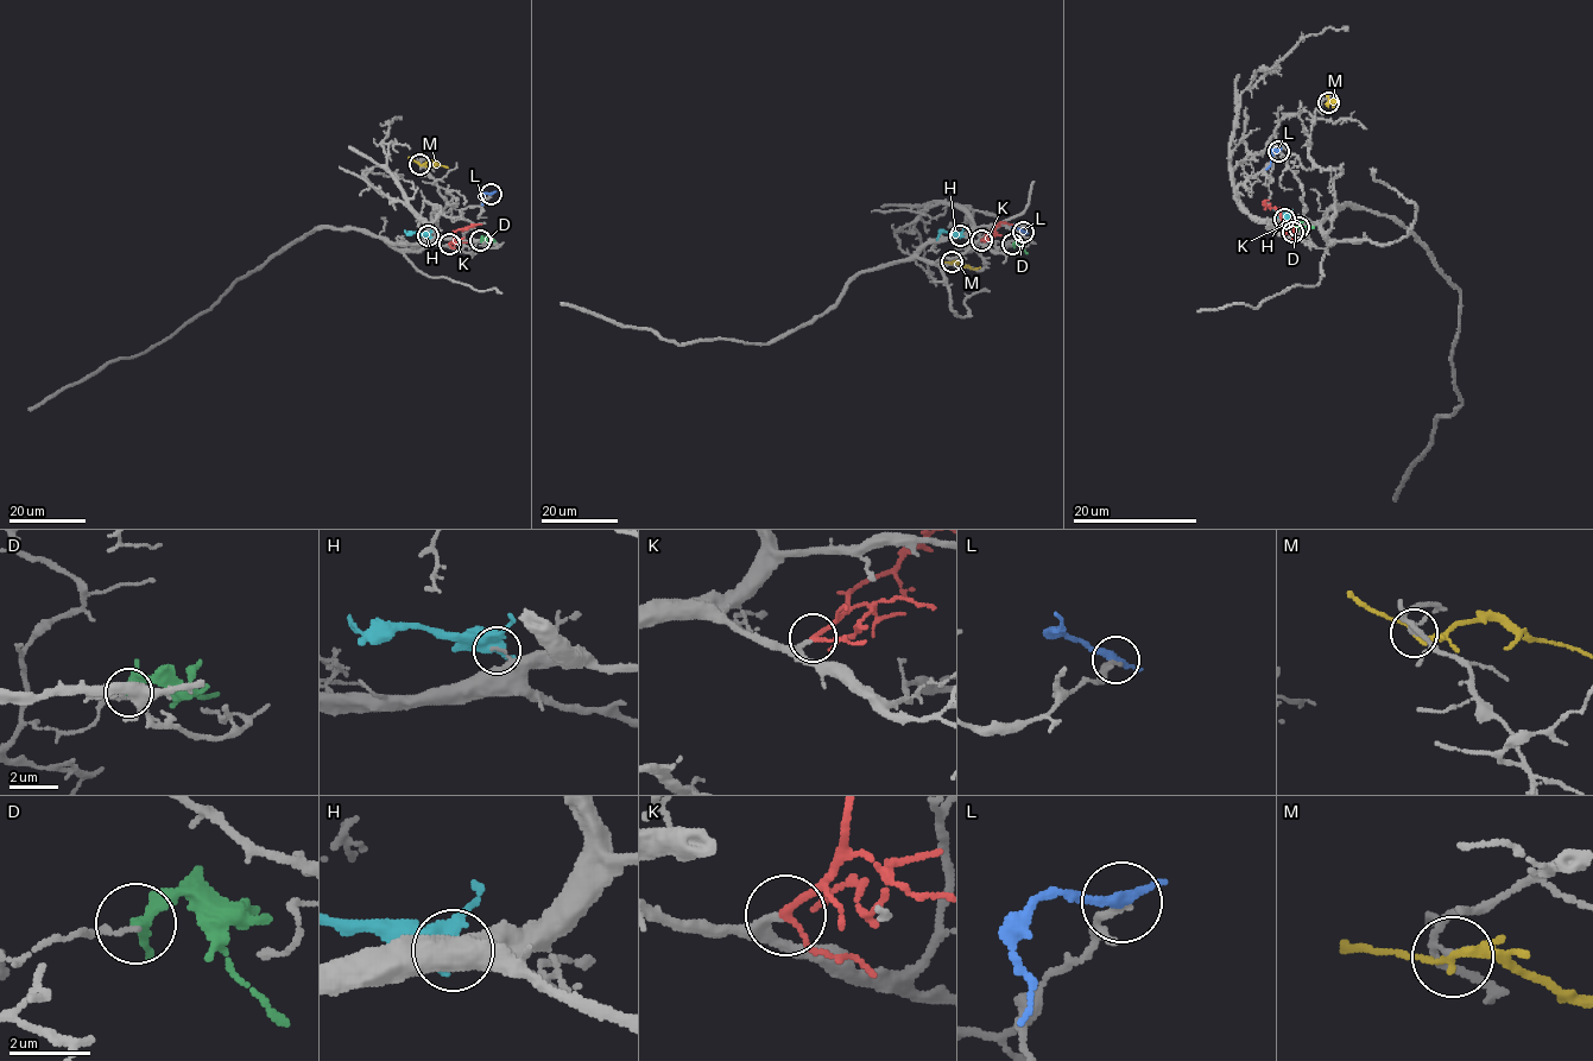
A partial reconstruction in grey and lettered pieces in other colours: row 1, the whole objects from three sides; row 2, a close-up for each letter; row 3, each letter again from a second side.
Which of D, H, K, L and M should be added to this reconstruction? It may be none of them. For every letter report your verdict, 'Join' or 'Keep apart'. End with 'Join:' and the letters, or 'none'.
D: Keep apart
H: Keep apart
K: Join
L: Keep apart
M: Keep apart
Join: K

